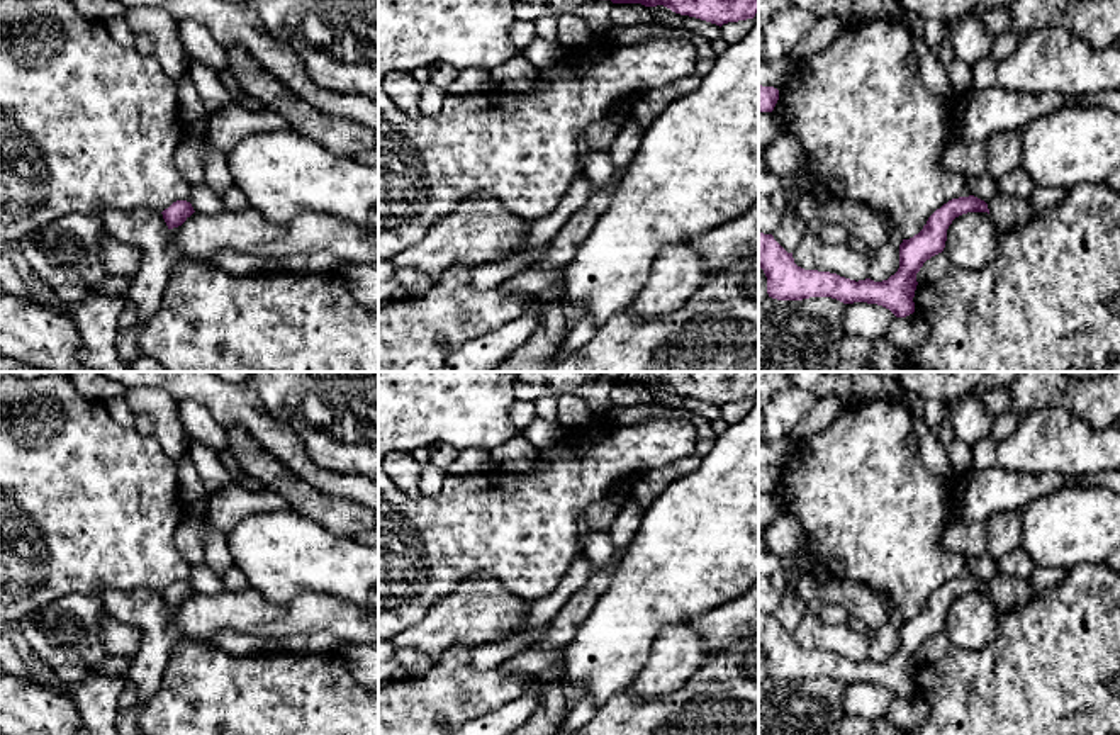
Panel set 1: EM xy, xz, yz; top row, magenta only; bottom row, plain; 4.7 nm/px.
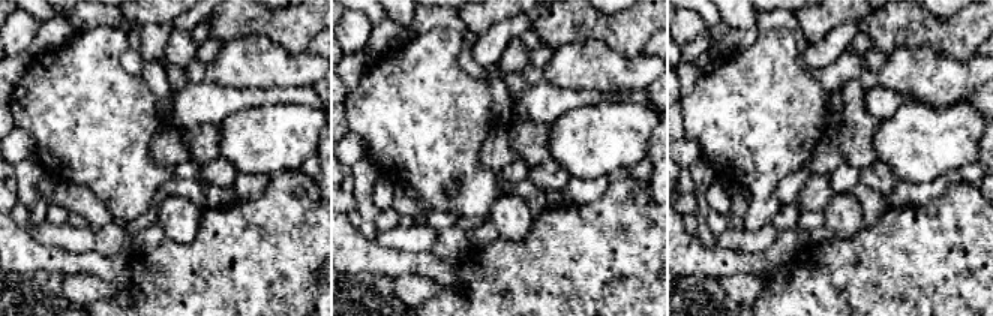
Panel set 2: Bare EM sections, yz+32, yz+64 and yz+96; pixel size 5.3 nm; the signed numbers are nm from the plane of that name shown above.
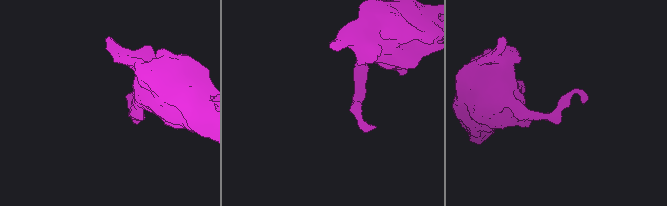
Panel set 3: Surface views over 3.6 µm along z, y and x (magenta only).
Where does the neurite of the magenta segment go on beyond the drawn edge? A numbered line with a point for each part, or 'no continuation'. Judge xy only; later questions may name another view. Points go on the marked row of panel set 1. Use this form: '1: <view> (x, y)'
no continuation

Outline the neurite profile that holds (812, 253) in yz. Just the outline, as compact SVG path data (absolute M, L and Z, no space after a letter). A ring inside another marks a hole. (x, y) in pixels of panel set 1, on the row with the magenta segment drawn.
M818 234L804 236L792 258L804 270L830 272L855 282L869 278L871 261L865 256L847 244L826 244Z

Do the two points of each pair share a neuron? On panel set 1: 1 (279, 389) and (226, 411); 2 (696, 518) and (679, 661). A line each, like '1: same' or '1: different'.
1: different
2: different

